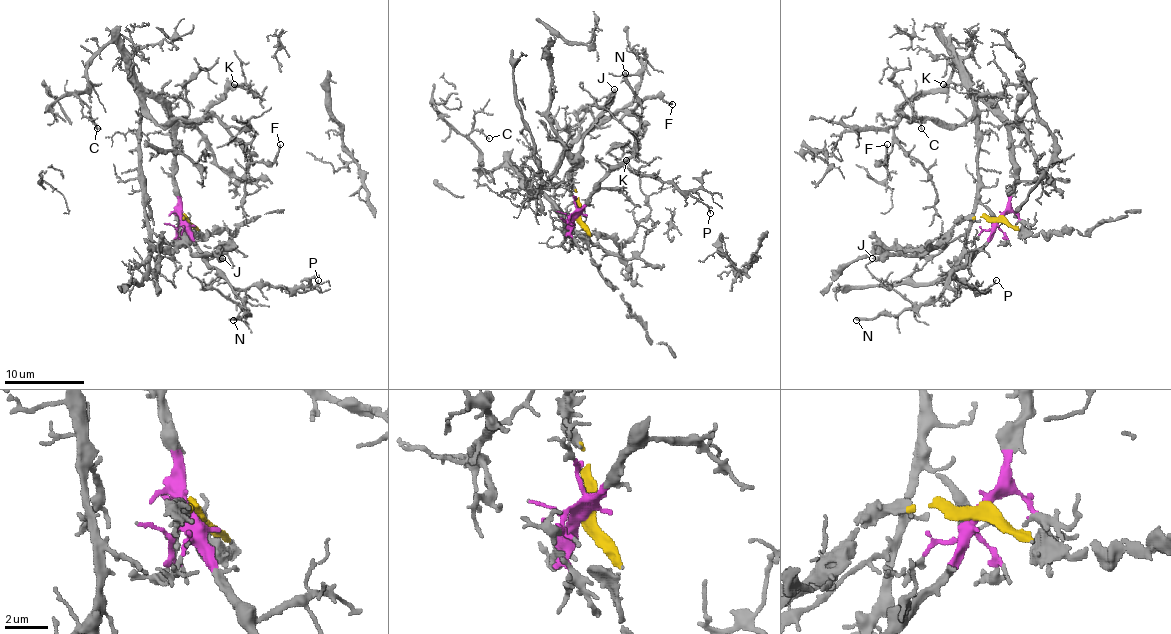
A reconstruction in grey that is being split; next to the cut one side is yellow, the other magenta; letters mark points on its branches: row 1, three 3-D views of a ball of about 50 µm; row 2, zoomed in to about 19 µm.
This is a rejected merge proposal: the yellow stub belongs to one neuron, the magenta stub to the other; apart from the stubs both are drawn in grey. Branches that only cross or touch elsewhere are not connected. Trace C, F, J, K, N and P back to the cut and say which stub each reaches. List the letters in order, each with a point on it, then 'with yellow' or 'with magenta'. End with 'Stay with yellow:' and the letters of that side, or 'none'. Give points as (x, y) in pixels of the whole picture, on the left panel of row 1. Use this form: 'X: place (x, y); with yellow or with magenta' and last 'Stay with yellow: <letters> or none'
C: place (97, 128); with magenta
F: place (280, 144); with magenta
J: place (222, 258); with yellow
K: place (234, 84); with magenta
N: place (233, 320); with magenta
P: place (318, 280); with magenta
Stay with yellow: J

